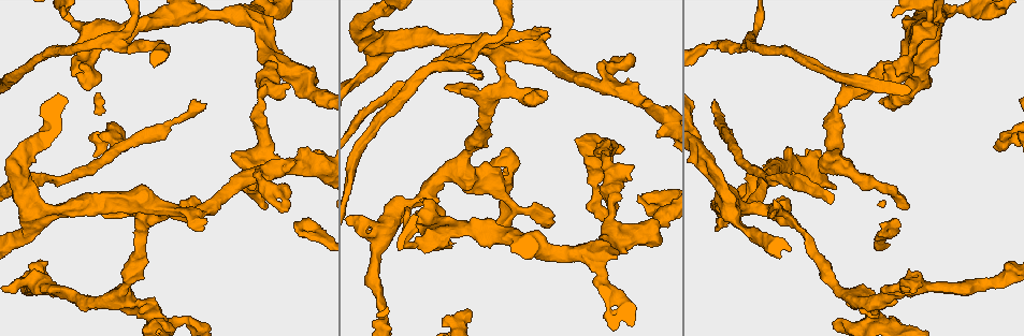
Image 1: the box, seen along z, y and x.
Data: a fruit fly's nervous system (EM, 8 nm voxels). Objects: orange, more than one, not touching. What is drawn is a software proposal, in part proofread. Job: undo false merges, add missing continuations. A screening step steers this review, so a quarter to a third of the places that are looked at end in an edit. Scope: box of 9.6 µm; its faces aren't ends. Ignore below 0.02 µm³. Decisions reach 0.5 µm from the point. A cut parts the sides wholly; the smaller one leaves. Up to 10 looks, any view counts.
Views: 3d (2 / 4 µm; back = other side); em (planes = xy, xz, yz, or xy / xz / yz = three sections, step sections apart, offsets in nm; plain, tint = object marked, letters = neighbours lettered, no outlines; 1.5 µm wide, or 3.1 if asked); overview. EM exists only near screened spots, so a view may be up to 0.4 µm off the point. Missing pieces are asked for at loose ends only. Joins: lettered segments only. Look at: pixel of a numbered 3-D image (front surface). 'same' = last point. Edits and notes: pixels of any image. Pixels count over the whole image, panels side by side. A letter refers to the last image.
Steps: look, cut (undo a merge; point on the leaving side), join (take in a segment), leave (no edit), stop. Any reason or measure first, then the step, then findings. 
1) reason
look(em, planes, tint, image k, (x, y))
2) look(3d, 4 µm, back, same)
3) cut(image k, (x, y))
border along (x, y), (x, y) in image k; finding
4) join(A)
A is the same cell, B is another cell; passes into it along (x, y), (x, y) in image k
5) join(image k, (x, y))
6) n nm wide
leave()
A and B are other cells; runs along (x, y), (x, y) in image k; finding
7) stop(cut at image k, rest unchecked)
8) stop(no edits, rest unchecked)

branch stops here
look(3d, 2 µm, back, image 1, (715, 106))

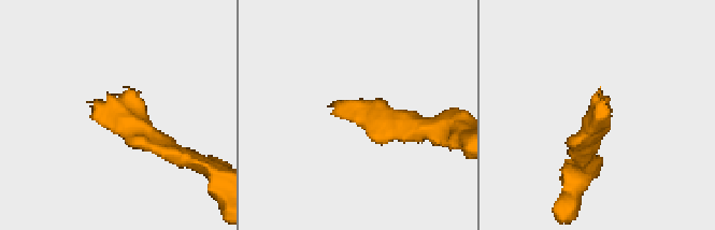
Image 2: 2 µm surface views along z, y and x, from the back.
look(em, yz, step 4, letters, image 2, (602, 102))

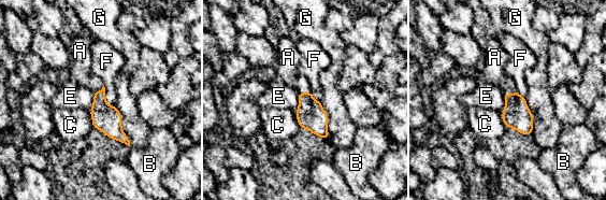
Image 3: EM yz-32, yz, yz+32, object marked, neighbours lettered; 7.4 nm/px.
another direction
look(em, planes, letters, same)

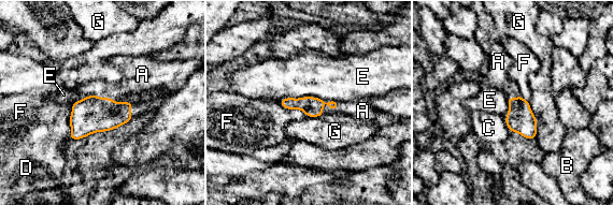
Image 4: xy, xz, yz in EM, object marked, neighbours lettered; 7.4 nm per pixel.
join(A)
A is the same cell, B, C, D, E, F and G are other cells; passes into it along (94, 114), (103, 98), (132, 83) in image 4; the neuron continues

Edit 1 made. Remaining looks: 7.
see it whole again
look(overview)

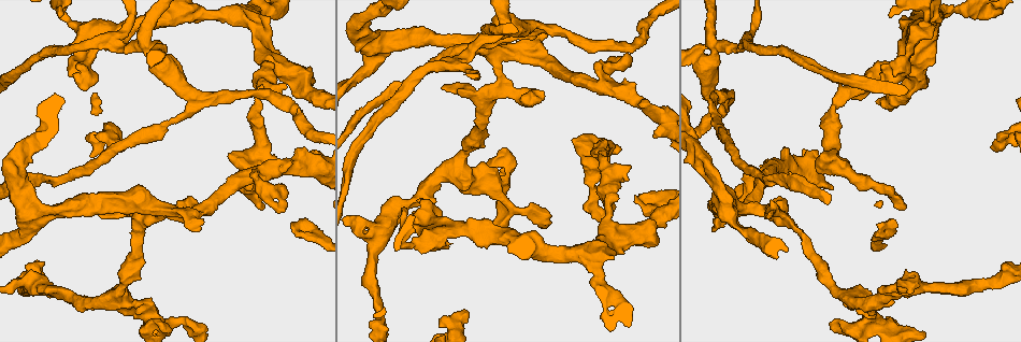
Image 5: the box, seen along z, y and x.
stops while still wide
look(em, planes, tint, image 5, (228, 154))

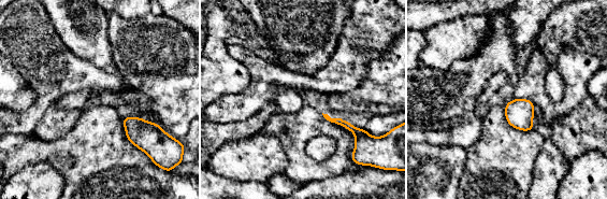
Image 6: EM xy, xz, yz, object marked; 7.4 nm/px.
see the neighbours
look(em, planes, letters, same)

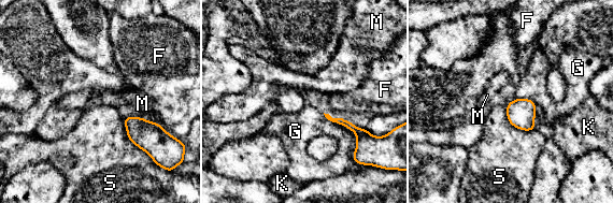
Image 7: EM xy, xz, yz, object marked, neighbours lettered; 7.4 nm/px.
leave()
F, G, K, M and S are other cells; border along (123, 117), (126, 135), (148, 156) in image 7; no lettered segment goes on from it

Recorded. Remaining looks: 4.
look(3d, 4 µm, image 5, (599, 84))

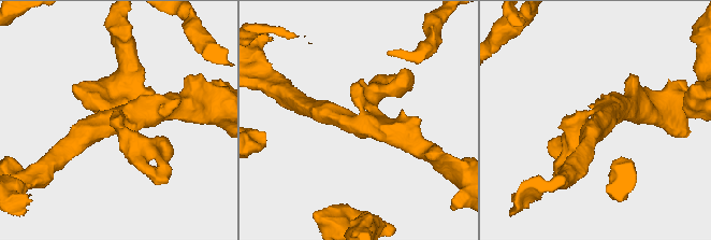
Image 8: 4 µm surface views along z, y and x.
3 arms; arms of 280, 300, 400 nm
look(em, planes, tint, image 8, (361, 125))

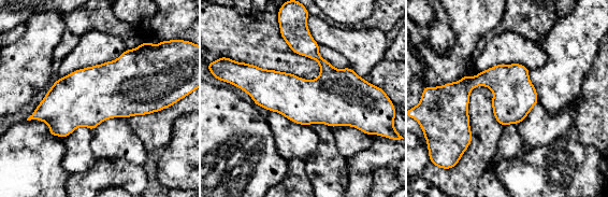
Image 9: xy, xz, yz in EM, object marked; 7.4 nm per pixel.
look(em, planes, letters, same)

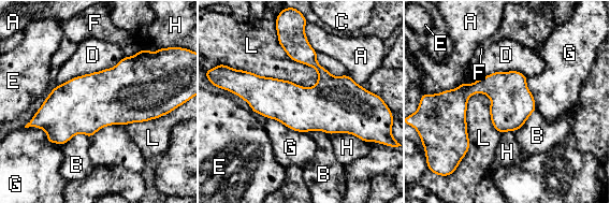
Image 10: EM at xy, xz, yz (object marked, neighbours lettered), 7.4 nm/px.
leave()
A, B, C, D, E, F, G, H and L are other cells; border along (234, 69), (307, 87), (318, 80) in image 10; continuous, no second neuron

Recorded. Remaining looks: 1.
stop(join at image 4, rest unchecked)

